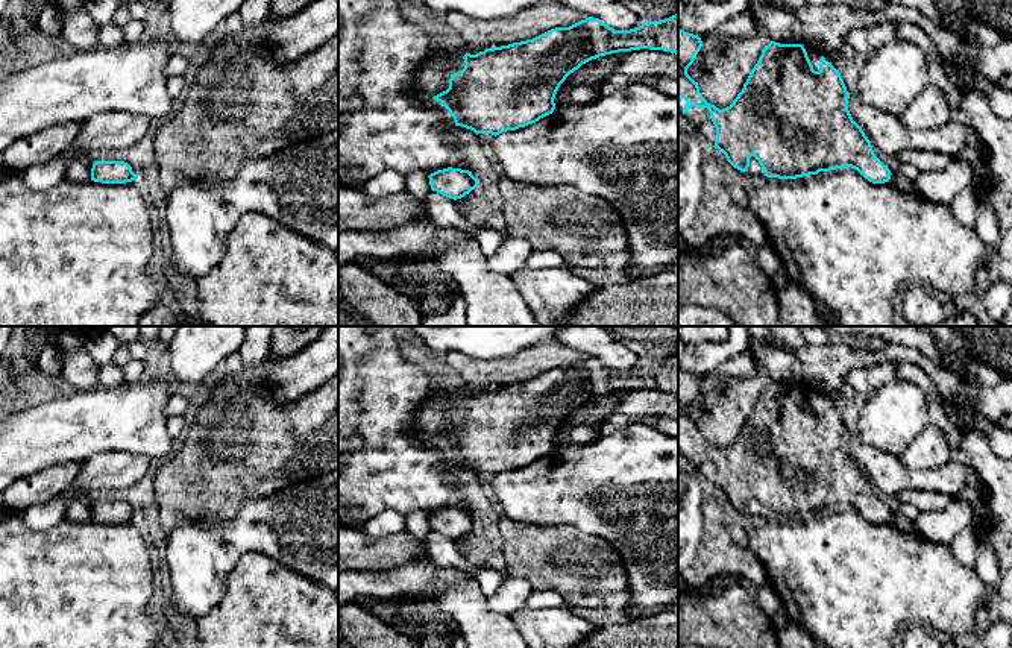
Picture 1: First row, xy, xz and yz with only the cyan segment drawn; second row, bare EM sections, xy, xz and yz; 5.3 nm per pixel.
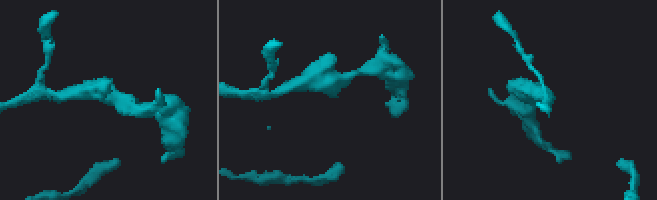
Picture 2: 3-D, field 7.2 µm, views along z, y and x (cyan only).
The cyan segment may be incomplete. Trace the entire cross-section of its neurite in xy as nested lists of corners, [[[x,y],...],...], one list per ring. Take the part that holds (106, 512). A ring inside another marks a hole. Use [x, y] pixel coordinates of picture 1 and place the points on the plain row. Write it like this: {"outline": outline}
{"outline": [[[94,501],[91,521],[102,524],[126,524],[137,521],[132,507],[124,501]]]}

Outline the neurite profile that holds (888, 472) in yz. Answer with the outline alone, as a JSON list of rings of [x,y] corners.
[[[850,434],[848,451],[868,480],[889,496],[898,498],[904,490],[926,490],[954,498],[966,481],[968,467],[962,463],[950,461],[939,469],[909,469],[900,457],[866,445],[857,434]]]

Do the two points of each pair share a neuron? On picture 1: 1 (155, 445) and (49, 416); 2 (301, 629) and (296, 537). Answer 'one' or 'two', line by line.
1: one
2: two

